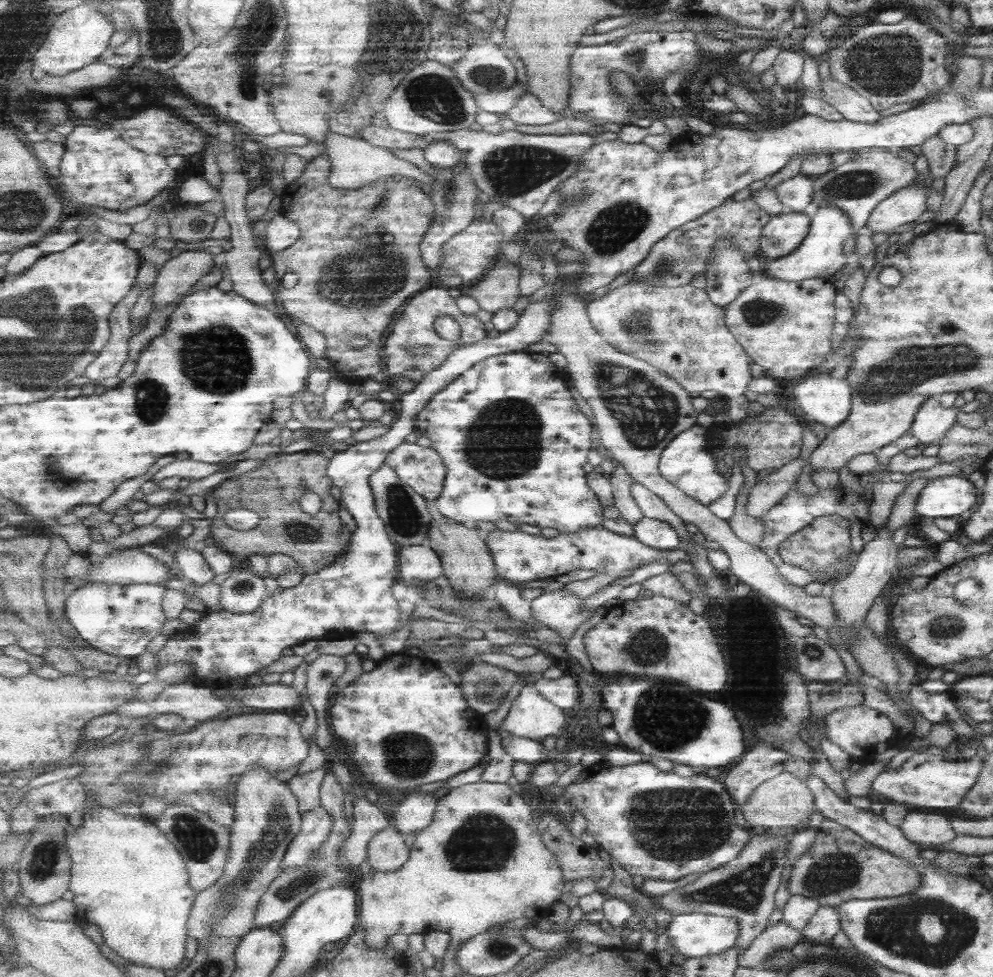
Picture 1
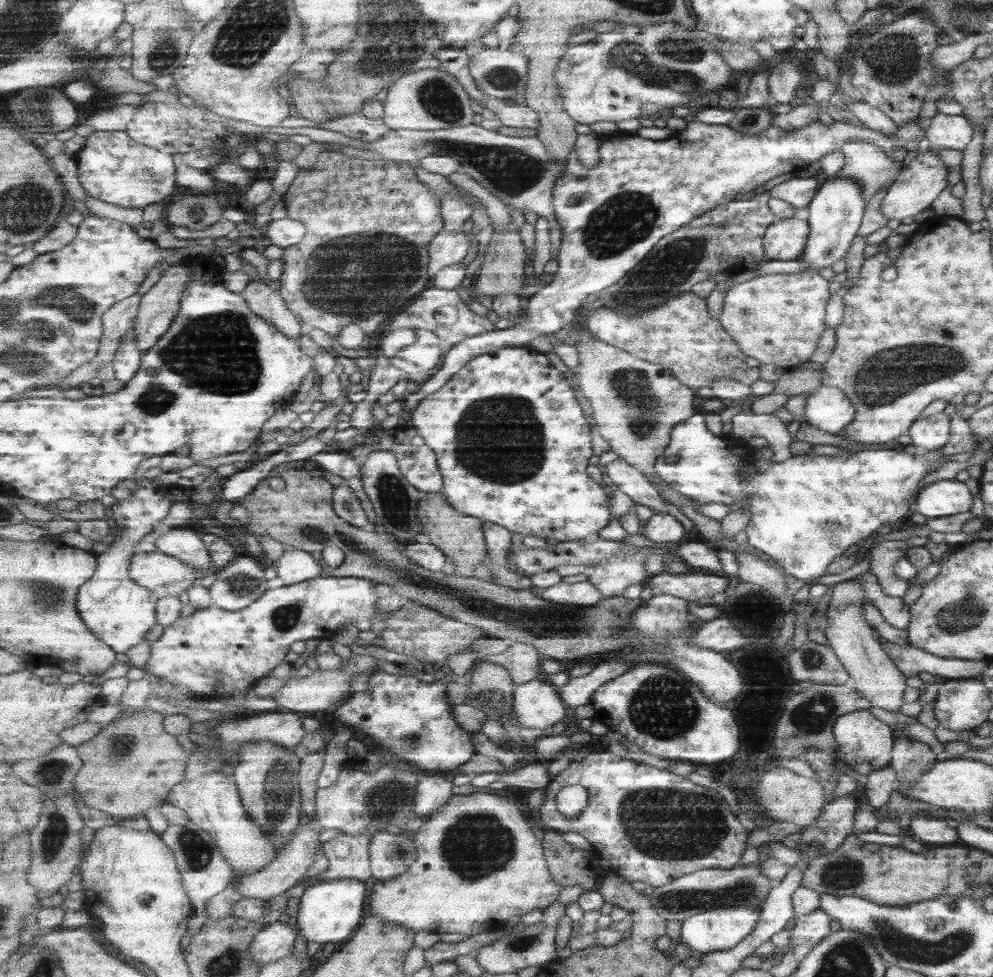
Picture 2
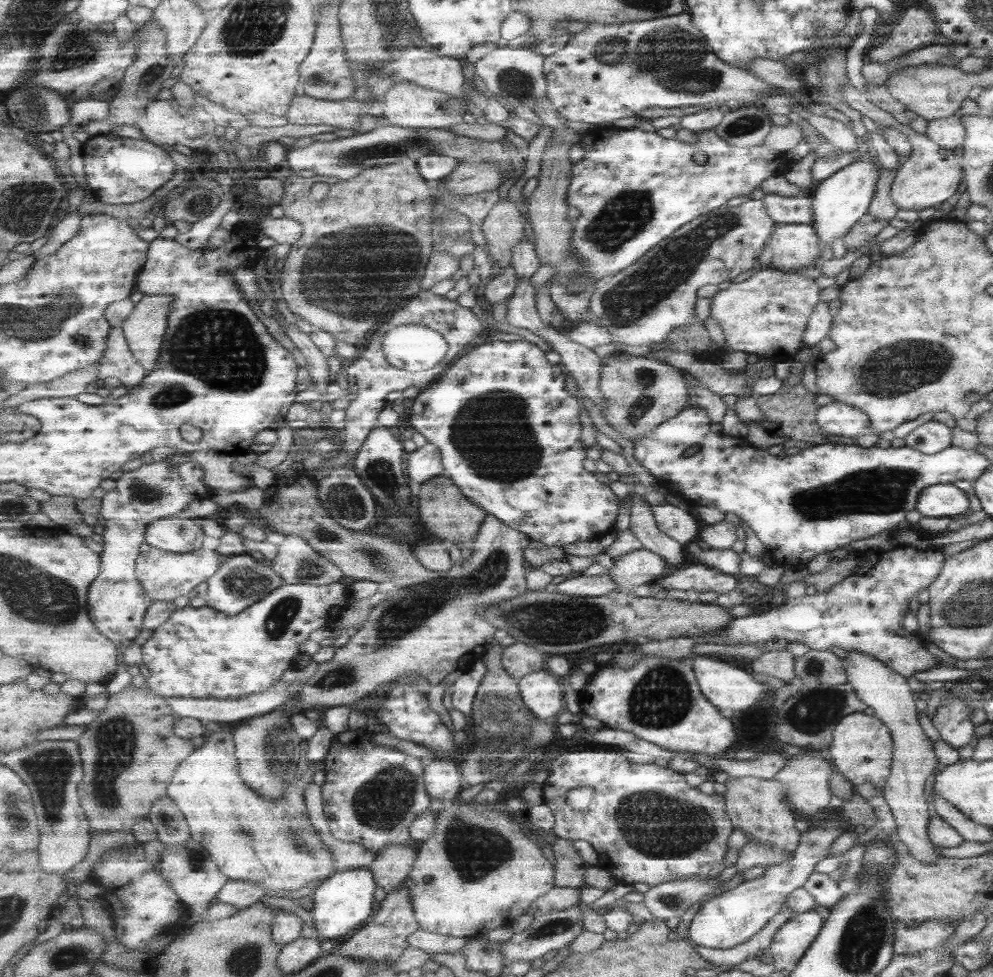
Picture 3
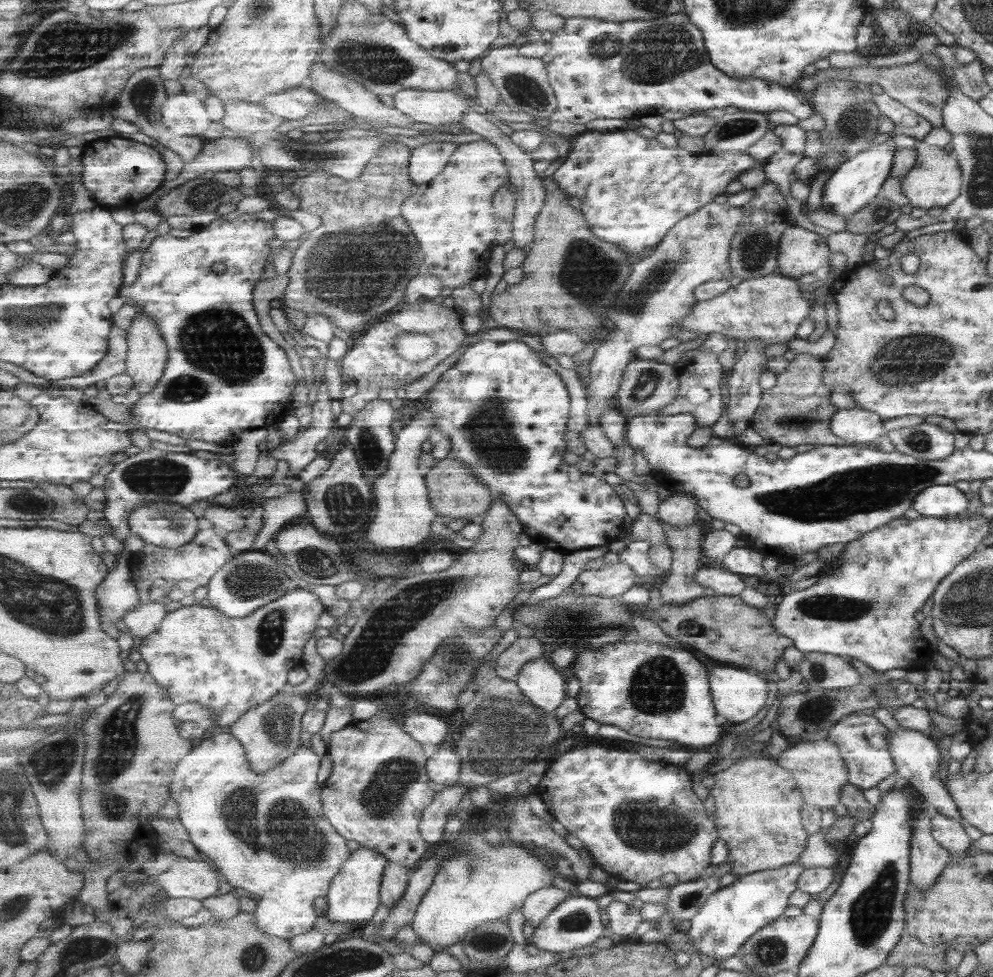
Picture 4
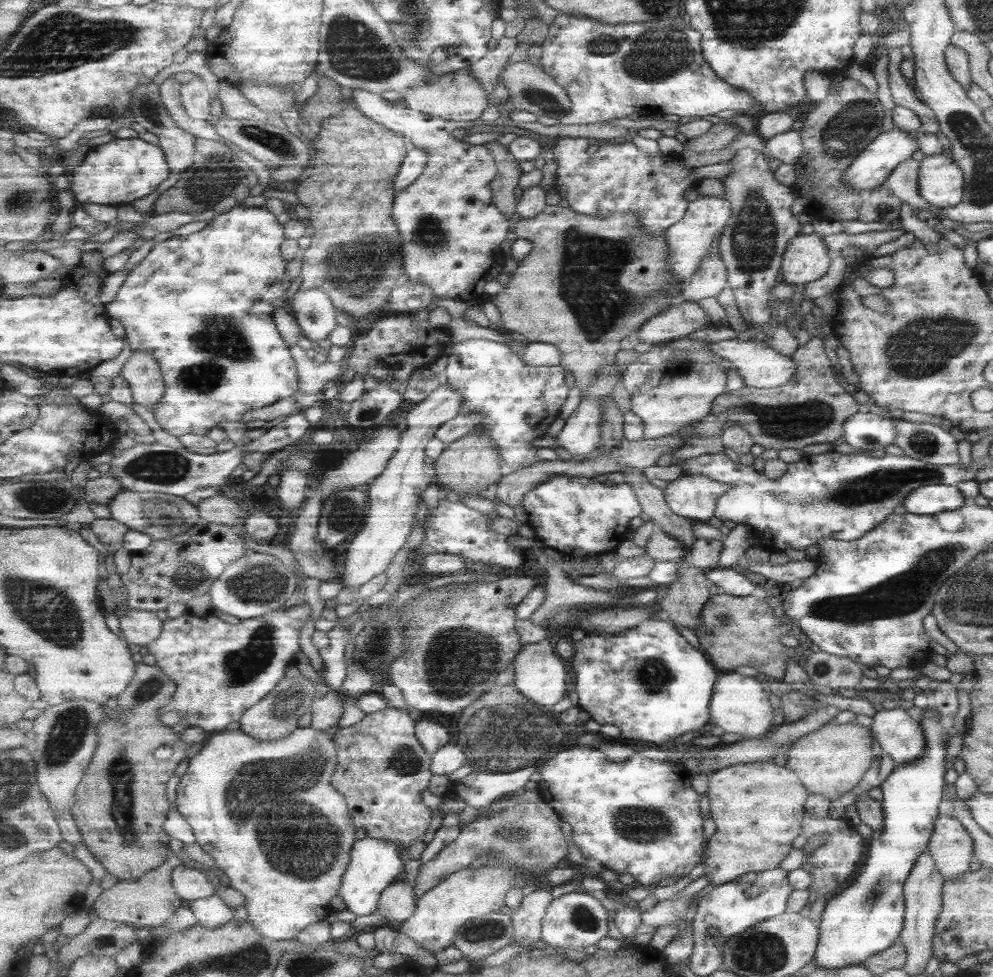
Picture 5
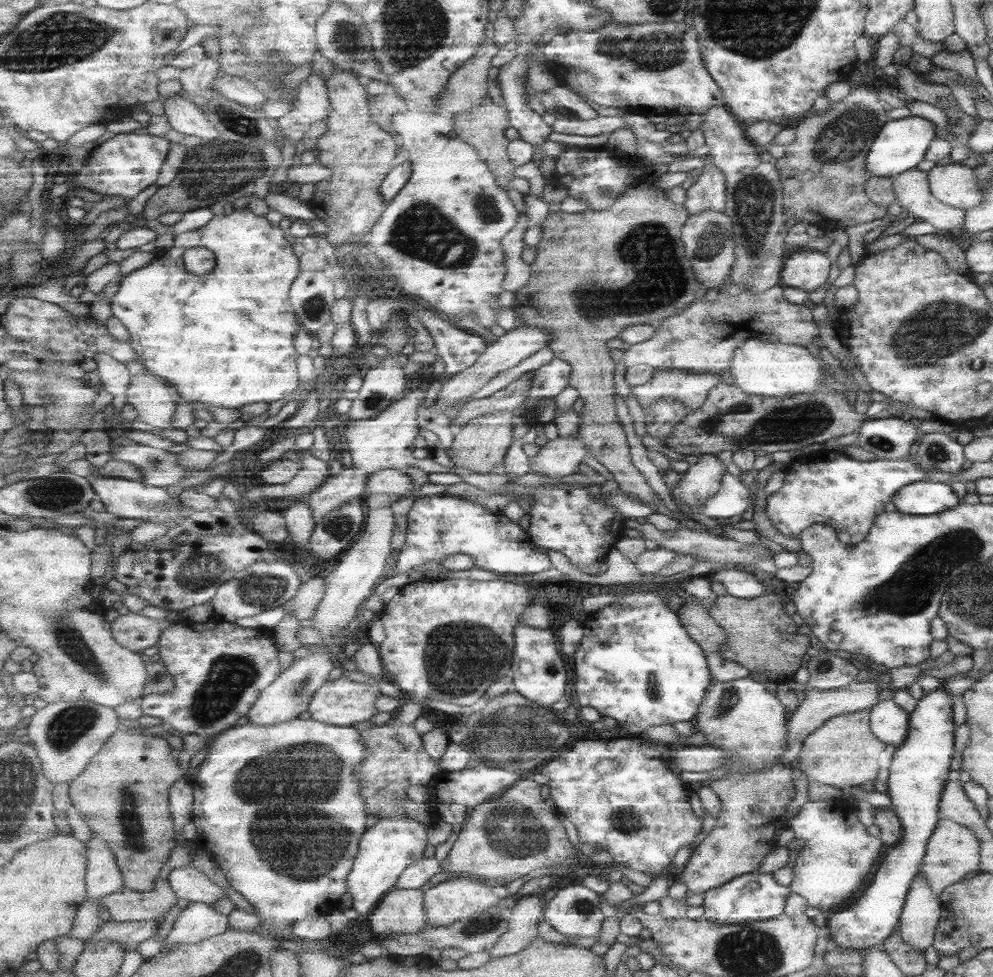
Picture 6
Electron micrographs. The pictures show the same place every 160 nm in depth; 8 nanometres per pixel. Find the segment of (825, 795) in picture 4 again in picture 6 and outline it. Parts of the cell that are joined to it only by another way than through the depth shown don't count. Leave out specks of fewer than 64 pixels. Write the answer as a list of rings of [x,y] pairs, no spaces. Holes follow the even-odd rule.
[[[868,709],[837,715],[828,718],[805,739],[799,768],[811,781],[848,790],[851,786],[874,781],[879,770],[877,756],[884,746],[884,742],[870,731]]]

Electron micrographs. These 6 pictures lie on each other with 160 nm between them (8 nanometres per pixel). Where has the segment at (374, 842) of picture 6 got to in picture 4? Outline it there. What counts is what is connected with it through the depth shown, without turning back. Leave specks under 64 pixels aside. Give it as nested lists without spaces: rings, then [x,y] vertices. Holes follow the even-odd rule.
[[[359,847],[350,859],[343,865],[342,872],[339,872],[331,882],[327,892],[326,916],[333,922],[365,922],[371,920],[381,906],[383,873],[390,861],[383,853],[375,852],[375,849]]]

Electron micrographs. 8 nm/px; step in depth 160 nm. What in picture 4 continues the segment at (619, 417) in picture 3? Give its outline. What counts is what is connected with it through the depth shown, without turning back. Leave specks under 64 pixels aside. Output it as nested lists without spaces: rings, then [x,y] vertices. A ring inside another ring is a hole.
[[[635,358],[626,366],[622,386],[619,387],[619,393],[617,393],[616,408],[623,412],[624,416],[627,418],[660,414],[659,410],[667,408],[671,402],[677,400],[677,396],[679,396],[679,388],[681,388],[679,369],[675,369],[669,364],[658,363],[656,360],[648,361]]]

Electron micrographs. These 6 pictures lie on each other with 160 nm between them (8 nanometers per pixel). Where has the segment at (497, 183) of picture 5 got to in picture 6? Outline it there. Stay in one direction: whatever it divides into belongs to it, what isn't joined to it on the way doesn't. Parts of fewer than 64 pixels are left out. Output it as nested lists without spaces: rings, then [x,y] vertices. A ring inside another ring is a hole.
[[[487,96],[482,103],[475,108],[459,113],[454,117],[454,136],[467,141],[478,149],[479,156],[490,165],[491,172],[498,178],[498,183],[504,189],[511,189],[509,182],[515,178],[515,165],[508,155],[509,138],[505,136],[505,130],[510,127],[510,112],[507,108],[493,102],[493,98]]]

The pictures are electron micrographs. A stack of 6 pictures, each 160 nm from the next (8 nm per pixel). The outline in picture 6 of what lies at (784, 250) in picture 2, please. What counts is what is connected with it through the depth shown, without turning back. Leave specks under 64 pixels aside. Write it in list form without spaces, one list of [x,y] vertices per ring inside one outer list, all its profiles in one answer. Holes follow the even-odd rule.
[[[793,249],[786,258],[781,277],[784,287],[800,288],[807,293],[824,286],[829,270],[829,260],[819,251]]]

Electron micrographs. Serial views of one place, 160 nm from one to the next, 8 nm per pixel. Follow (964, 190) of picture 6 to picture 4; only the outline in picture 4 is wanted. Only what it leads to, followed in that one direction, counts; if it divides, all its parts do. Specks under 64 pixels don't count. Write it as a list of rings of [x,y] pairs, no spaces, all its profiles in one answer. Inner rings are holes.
[[[919,140],[914,149],[916,152],[913,168],[900,180],[900,189],[911,207],[930,208],[945,207],[950,204],[960,191],[960,168],[955,157],[949,153],[948,147],[927,146]]]

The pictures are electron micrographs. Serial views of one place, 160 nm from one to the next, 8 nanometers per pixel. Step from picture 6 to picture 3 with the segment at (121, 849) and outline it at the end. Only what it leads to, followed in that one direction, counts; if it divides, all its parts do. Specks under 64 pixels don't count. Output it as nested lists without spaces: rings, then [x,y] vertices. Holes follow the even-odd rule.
[[[148,686],[145,688],[127,688],[125,687],[122,691],[116,694],[108,696],[107,705],[100,711],[97,718],[87,725],[87,730],[77,739],[82,750],[82,765],[84,768],[84,779],[82,784],[78,788],[80,794],[80,800],[82,807],[86,812],[87,818],[90,820],[91,828],[99,832],[119,832],[119,830],[130,830],[131,825],[138,819],[146,818],[149,811],[154,807],[154,804],[168,796],[169,783],[174,779],[175,771],[177,767],[196,750],[195,744],[191,740],[185,740],[180,737],[175,731],[174,726],[176,725],[177,715],[174,710],[170,707],[166,698],[159,696],[157,693],[153,693]]]

